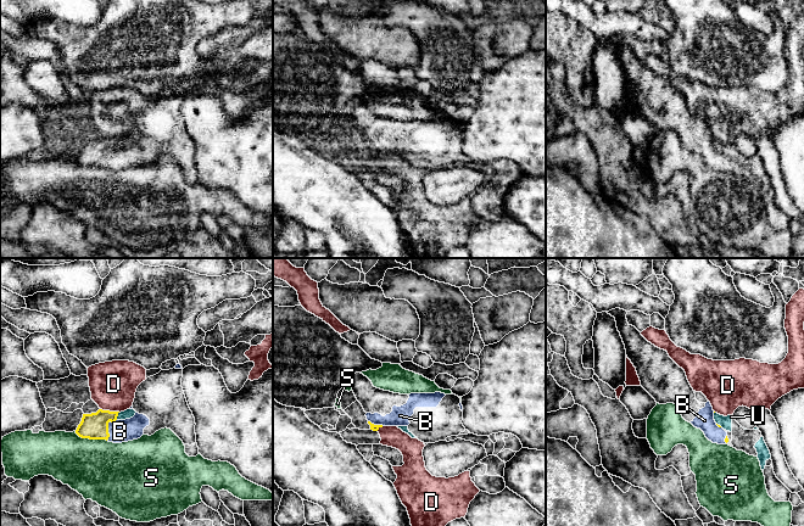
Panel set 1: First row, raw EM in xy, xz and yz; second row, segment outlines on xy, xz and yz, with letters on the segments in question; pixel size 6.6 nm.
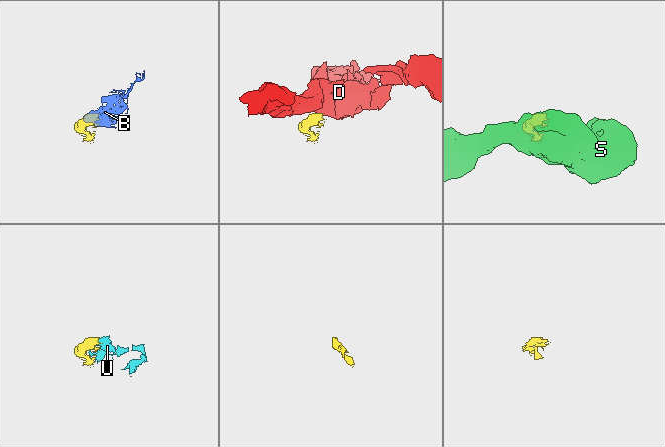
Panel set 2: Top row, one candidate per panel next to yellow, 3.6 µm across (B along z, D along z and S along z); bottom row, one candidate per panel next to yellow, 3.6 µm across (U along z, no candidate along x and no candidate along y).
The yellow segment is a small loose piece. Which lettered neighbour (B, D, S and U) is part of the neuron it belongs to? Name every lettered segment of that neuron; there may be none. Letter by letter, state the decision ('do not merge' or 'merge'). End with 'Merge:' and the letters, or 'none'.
B: merge
D: do not merge
S: do not merge
U: merge
Merge: B, U

